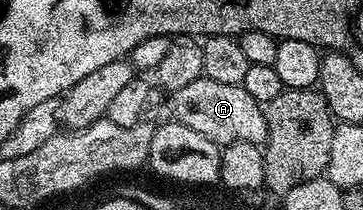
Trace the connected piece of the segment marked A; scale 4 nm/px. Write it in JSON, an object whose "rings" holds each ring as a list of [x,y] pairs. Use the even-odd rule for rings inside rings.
{"rings":[[[203,78],[184,86],[184,90],[176,90],[169,99],[174,107],[173,119],[196,130],[196,134],[204,134],[204,138],[214,144],[225,146],[239,140],[265,145],[268,129],[263,105],[254,101],[241,84],[228,86],[225,82],[212,82]]]}

